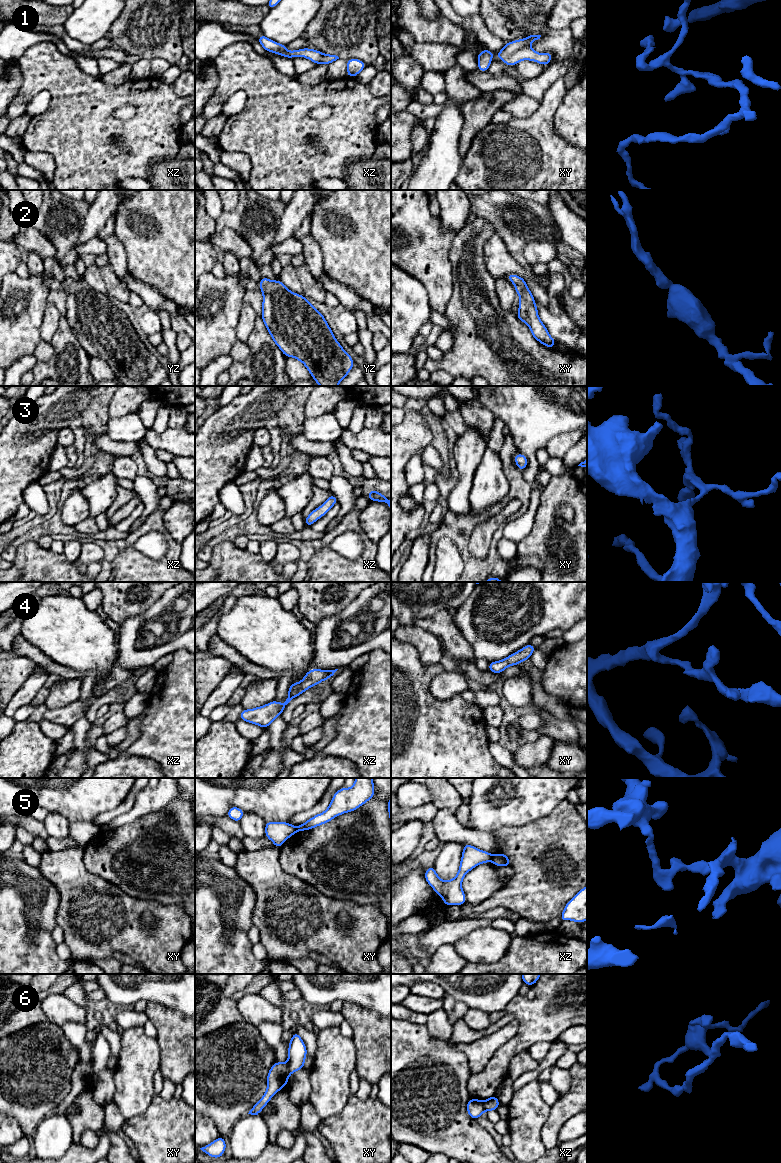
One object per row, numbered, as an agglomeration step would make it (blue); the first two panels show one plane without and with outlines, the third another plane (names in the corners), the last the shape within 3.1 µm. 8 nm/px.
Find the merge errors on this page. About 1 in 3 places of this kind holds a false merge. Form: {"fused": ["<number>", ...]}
{"fused": ["5", "6"]}

